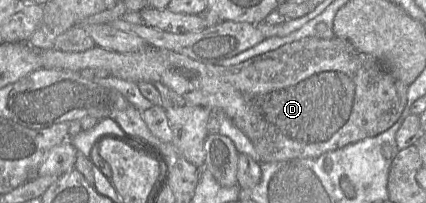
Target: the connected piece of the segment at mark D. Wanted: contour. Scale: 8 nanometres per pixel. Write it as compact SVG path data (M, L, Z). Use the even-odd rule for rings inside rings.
M336 36L331 39L306 37L228 67L204 64L153 46L132 53L115 52L100 46L82 52L34 49L41 57L41 69L79 72L86 68L104 68L119 79L151 83L160 93L164 110L184 106L221 110L250 139L263 163L317 158L348 144L375 137L397 122L407 101L406 84L395 79L374 57L358 51L350 42Z

